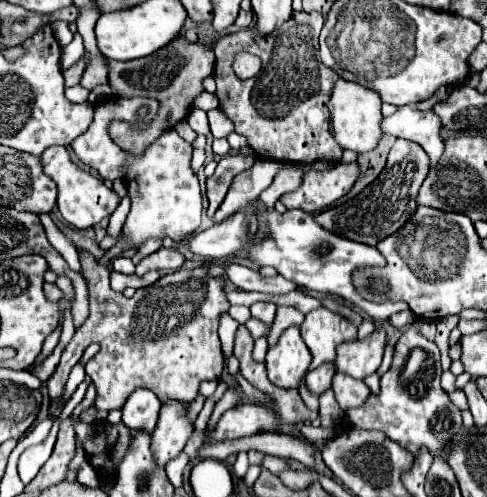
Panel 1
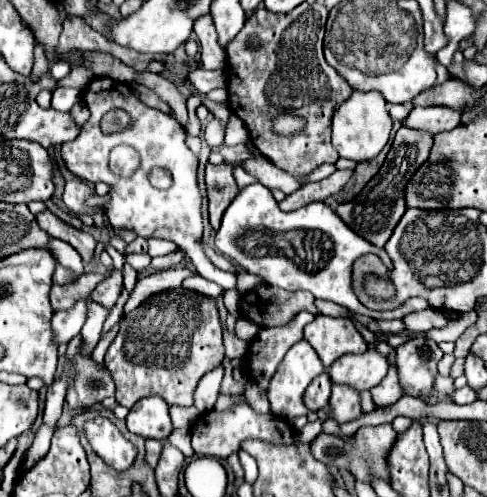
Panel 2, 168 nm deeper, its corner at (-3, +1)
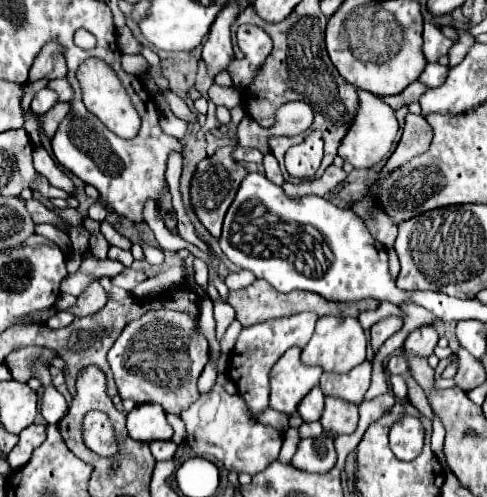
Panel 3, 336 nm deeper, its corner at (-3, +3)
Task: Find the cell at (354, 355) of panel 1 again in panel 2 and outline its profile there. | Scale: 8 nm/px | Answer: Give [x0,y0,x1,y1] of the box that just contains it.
[330,350,388,390]

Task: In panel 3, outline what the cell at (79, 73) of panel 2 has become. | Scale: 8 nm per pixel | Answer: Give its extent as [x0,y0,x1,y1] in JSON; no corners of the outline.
[48,78,72,102]

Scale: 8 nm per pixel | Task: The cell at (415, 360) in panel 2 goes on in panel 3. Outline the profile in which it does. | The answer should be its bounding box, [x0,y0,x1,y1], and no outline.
[404,324,438,358]

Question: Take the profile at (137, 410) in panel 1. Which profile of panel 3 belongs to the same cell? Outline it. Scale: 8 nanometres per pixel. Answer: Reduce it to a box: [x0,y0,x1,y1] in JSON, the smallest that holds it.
[128,404,172,442]

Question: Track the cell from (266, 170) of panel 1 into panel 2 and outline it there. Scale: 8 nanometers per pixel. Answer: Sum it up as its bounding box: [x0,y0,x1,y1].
[234,166,258,190]

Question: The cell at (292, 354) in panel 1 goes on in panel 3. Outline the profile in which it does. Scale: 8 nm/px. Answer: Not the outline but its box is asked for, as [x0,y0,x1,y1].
[270,348,322,414]

